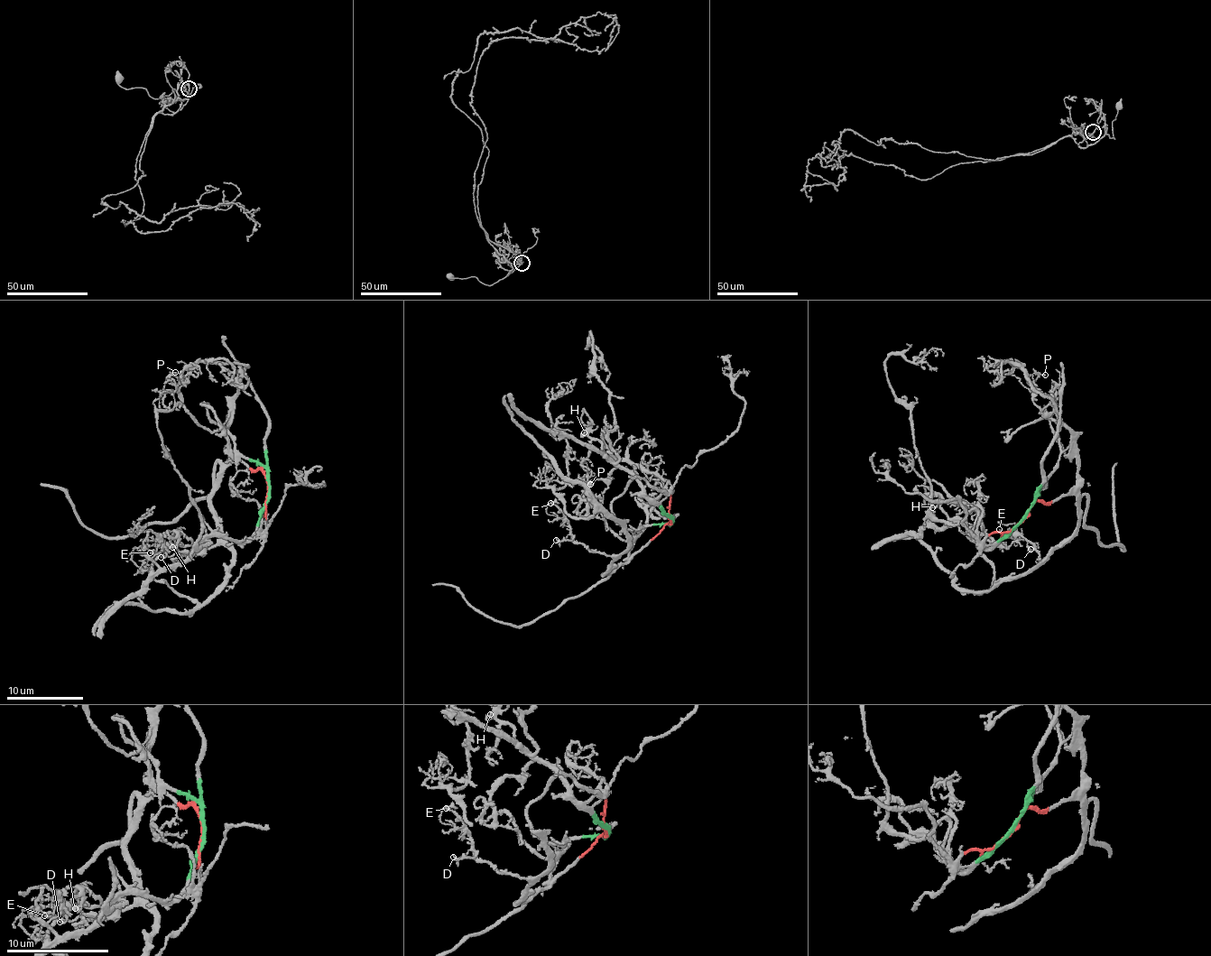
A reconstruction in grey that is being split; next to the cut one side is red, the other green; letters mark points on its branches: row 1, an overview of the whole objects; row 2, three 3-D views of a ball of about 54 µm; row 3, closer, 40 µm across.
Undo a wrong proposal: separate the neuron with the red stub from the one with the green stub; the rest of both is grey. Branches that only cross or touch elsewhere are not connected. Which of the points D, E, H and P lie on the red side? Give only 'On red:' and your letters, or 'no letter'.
On red: D, E, P

